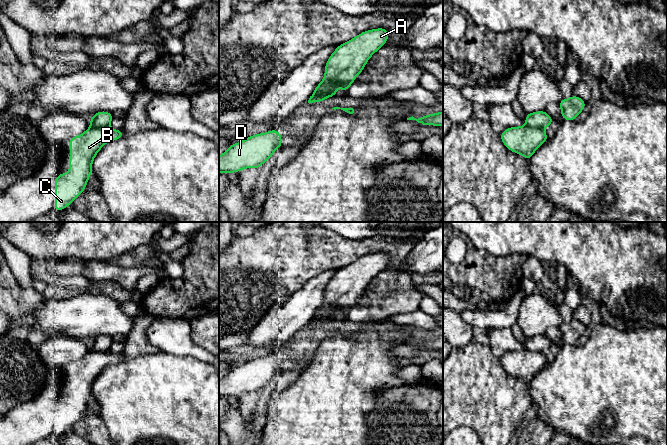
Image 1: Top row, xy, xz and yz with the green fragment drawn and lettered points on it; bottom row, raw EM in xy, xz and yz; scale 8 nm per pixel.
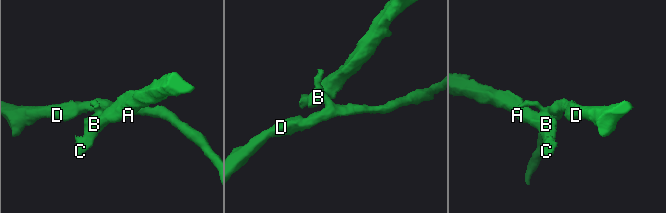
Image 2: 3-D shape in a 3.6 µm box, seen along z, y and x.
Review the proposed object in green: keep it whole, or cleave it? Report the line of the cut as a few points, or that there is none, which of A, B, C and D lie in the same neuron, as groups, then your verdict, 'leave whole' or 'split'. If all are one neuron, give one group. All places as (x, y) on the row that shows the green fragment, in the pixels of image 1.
cut in xy along (91, 125), (108, 127); A B C / D; split

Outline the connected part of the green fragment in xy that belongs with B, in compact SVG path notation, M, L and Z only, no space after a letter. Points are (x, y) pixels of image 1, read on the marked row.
M90 126L84 133L69 140L69 173L55 177L54 211L68 207L86 189L92 162L100 149L110 141L120 139L123 130Z

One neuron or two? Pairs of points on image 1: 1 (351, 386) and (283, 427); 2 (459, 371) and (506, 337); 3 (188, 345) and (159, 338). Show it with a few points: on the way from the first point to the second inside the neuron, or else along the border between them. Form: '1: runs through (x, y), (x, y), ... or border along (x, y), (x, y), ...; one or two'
1: runs through (334, 398), (305, 427), (300, 427); one
2: border along (488, 344), (491, 351), (498, 358); two
3: runs through (181, 344), (175, 338), (166, 338); one

